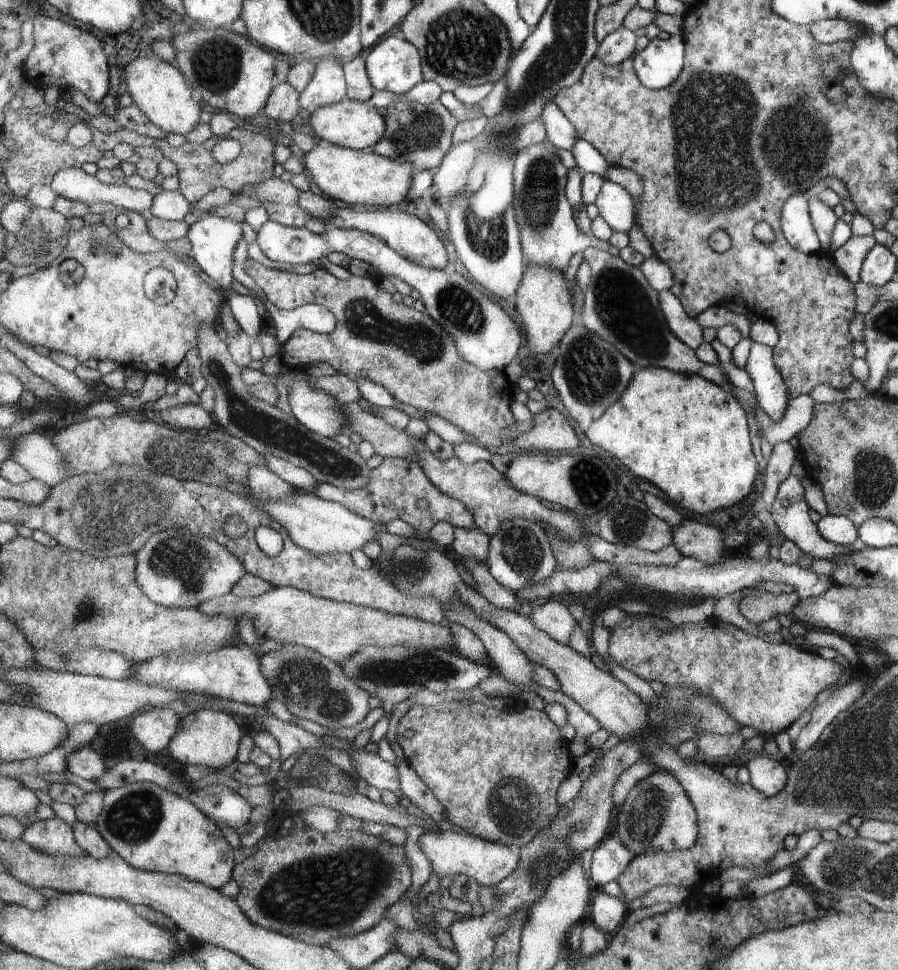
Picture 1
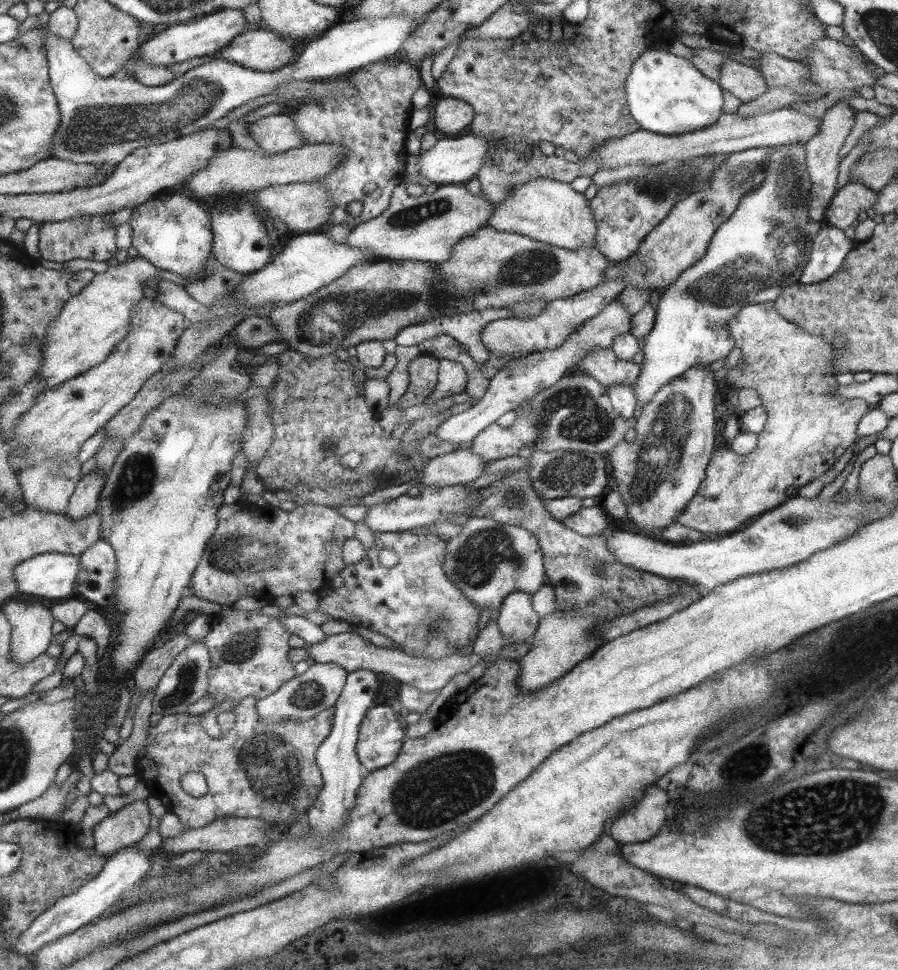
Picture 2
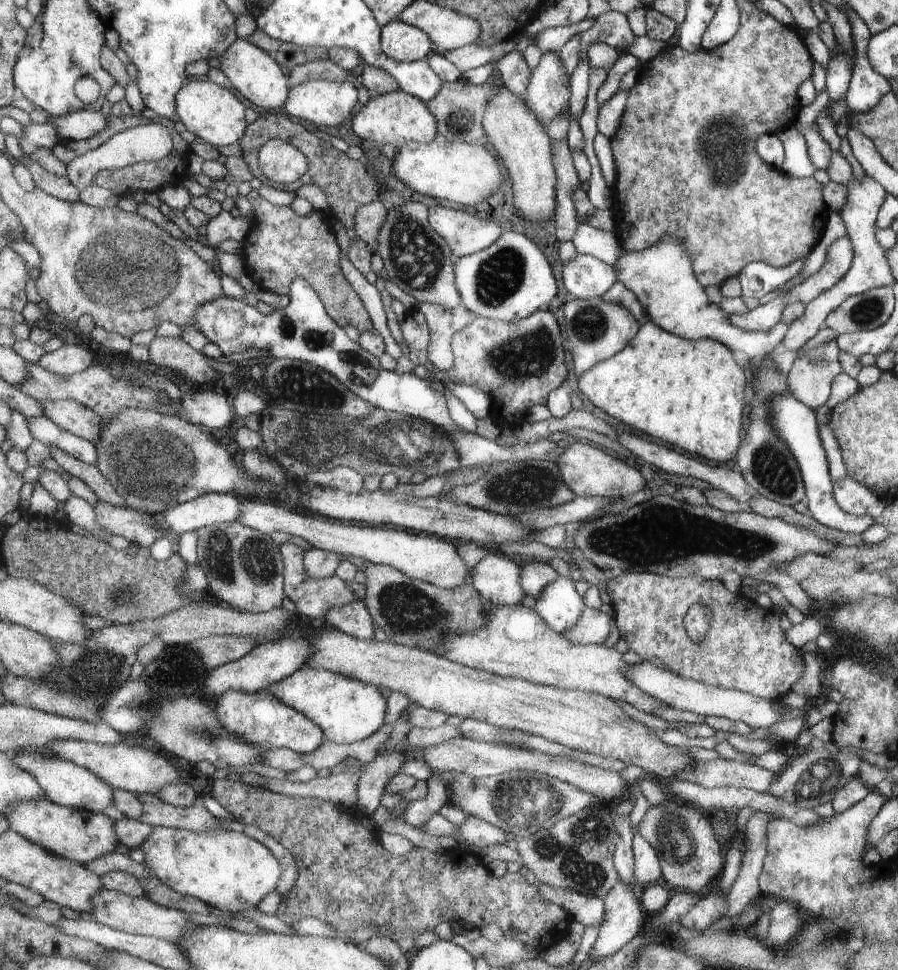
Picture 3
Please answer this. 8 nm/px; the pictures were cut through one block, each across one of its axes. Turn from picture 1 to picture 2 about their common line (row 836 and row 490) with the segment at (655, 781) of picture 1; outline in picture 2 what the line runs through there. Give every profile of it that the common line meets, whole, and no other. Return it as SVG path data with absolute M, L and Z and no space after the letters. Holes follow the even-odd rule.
M697 364L689 368L682 376L662 387L651 403L645 405L641 417L634 424L635 440L632 443L617 442L606 454L614 488L625 503L627 518L639 528L637 534L656 540L656 536L684 510L703 483L705 466L715 448L715 394L717 382L707 365Z

